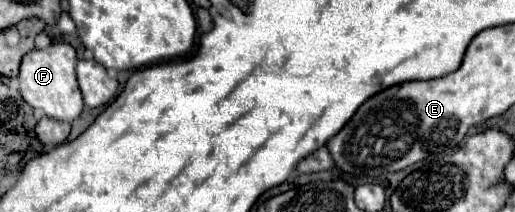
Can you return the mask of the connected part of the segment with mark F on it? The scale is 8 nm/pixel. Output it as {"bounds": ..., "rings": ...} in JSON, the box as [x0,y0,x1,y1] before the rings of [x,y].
{"bounds":[20,43,84,123],"rings":[[[54,43],[48,49],[34,49],[28,53],[28,57],[22,59],[20,65],[20,93],[24,101],[32,107],[42,111],[46,117],[56,119],[56,121],[68,121],[72,123],[74,119],[80,117],[84,109],[82,93],[76,81],[76,51],[70,43]]]}

